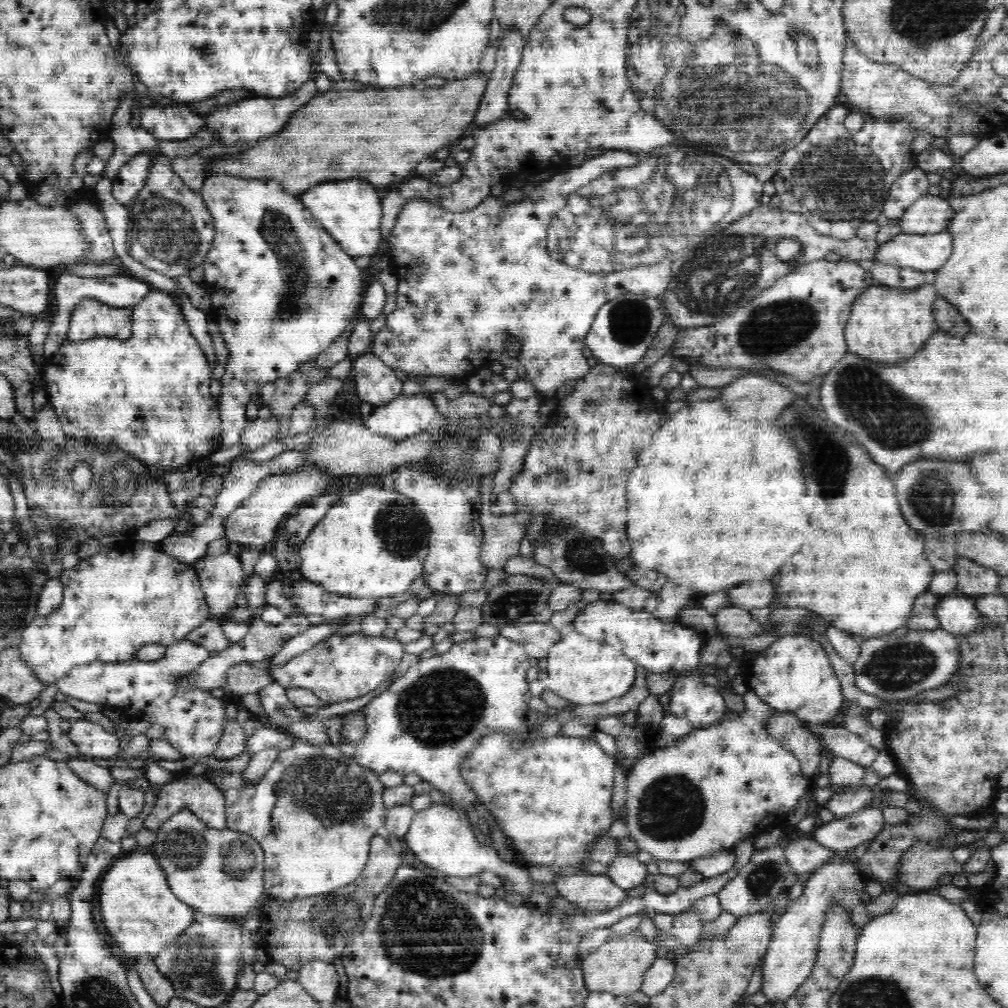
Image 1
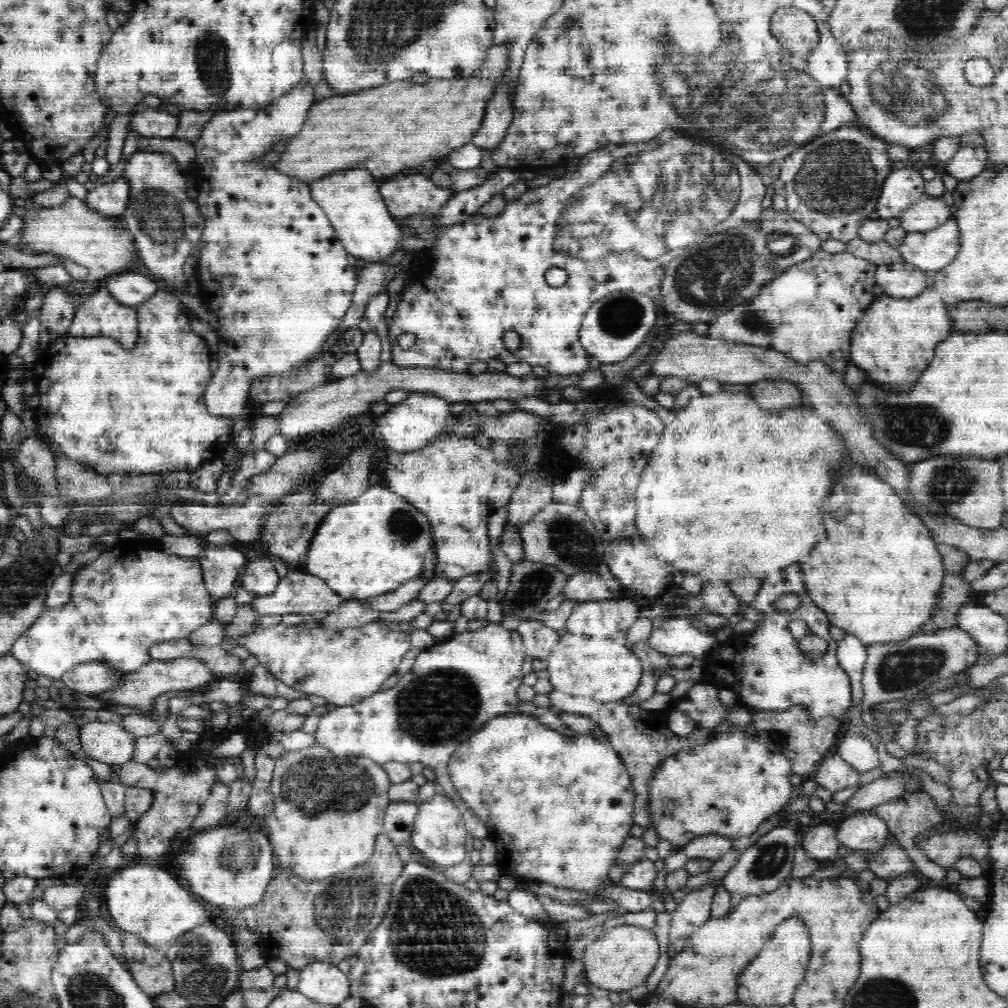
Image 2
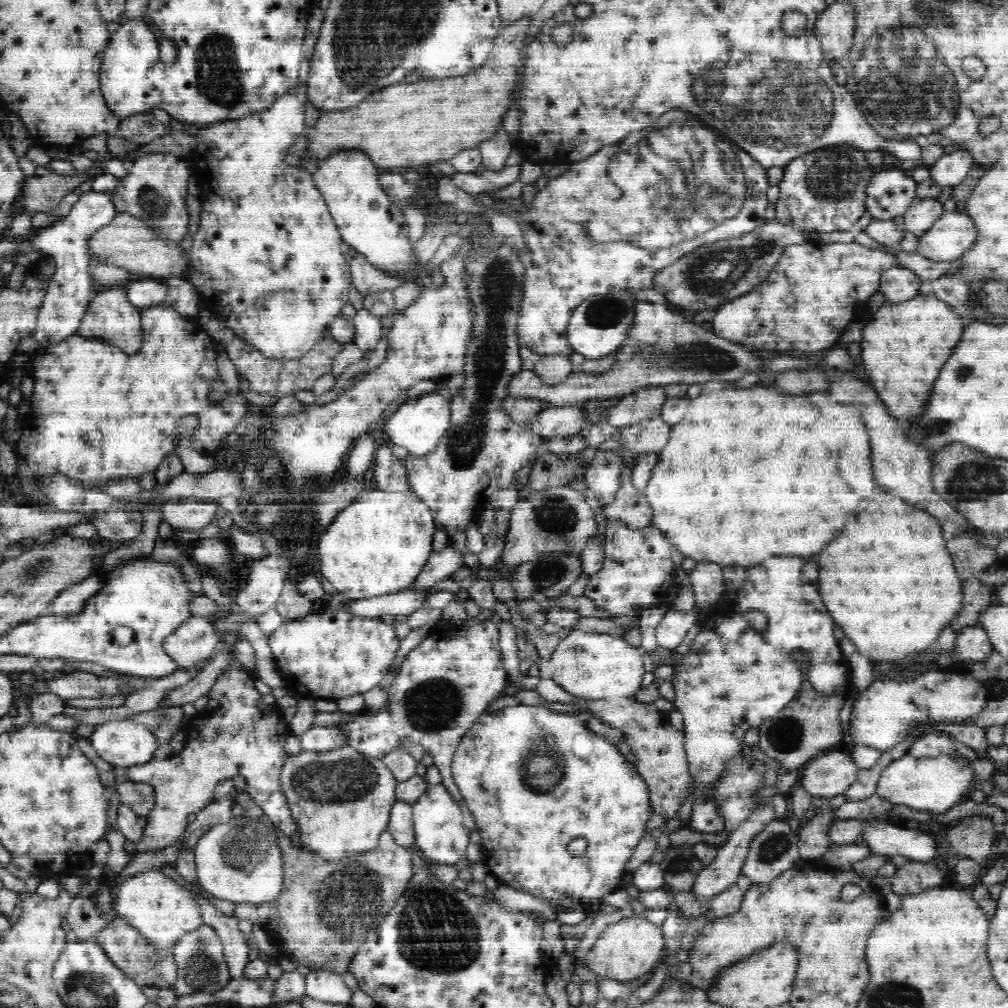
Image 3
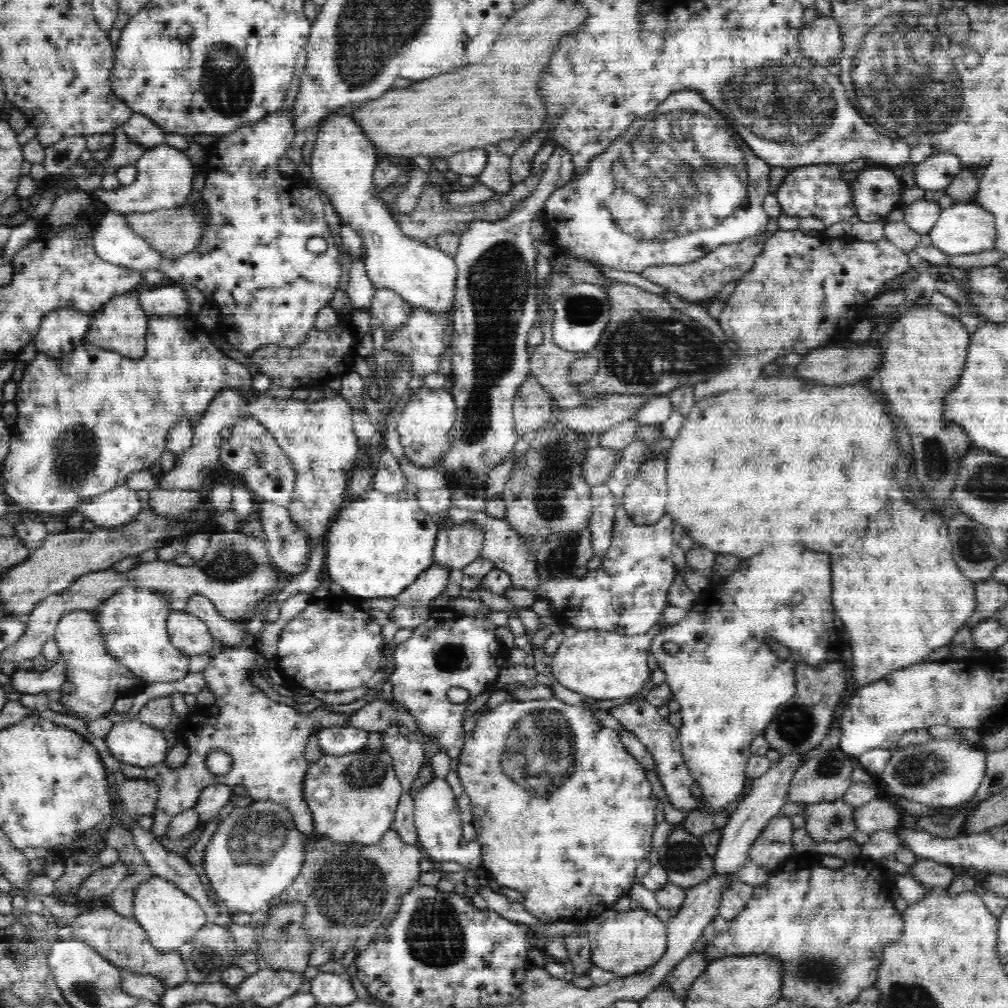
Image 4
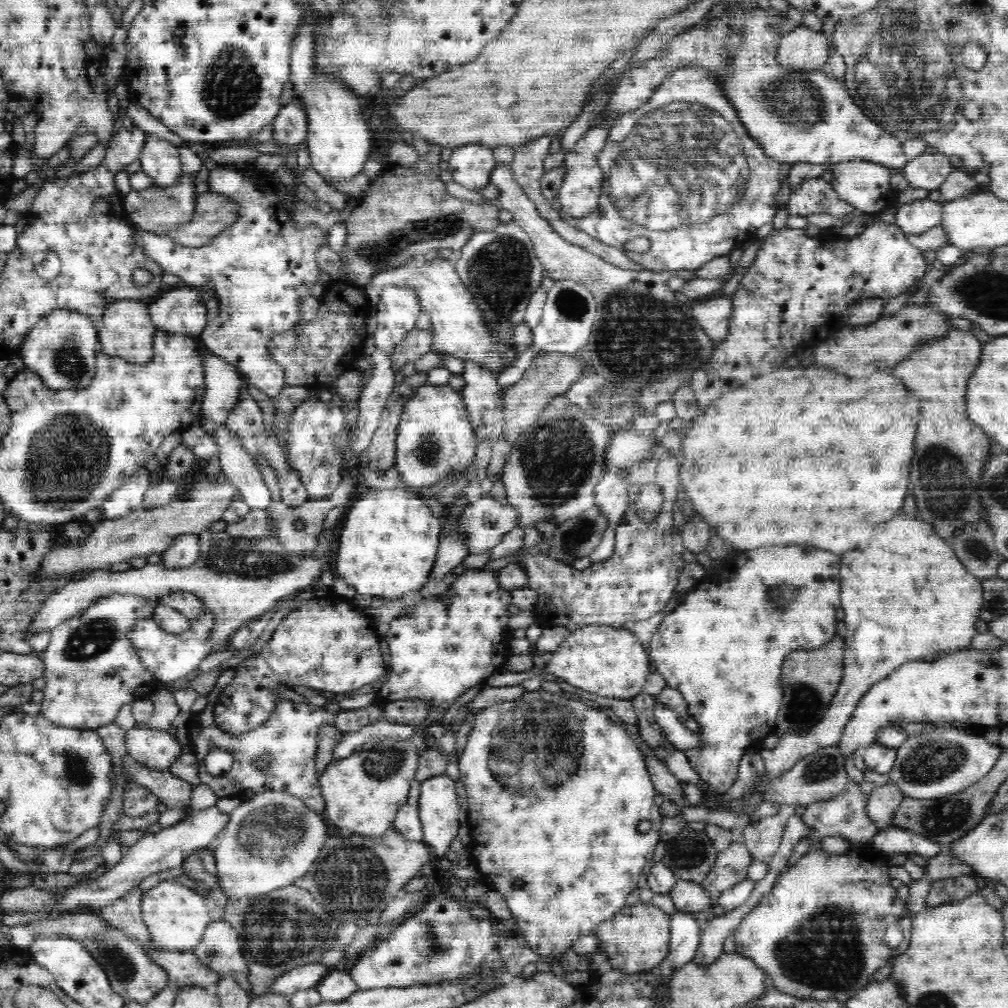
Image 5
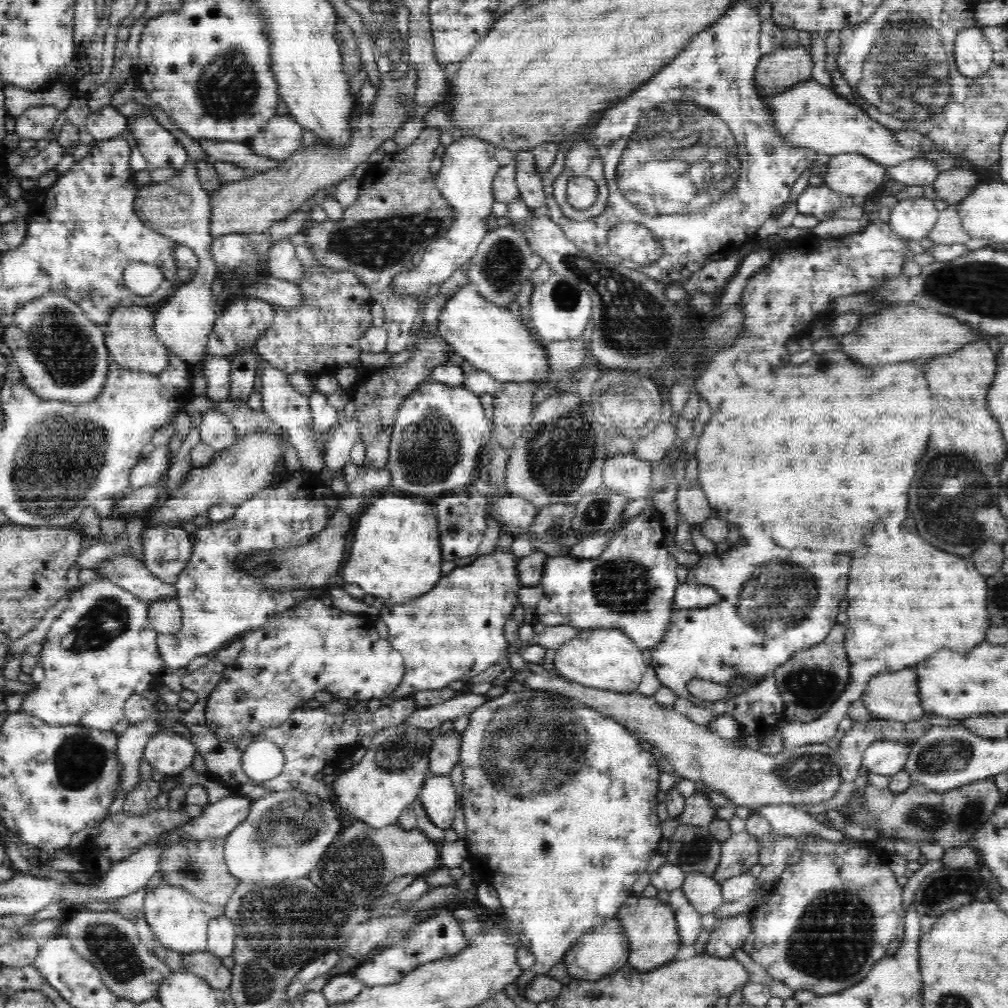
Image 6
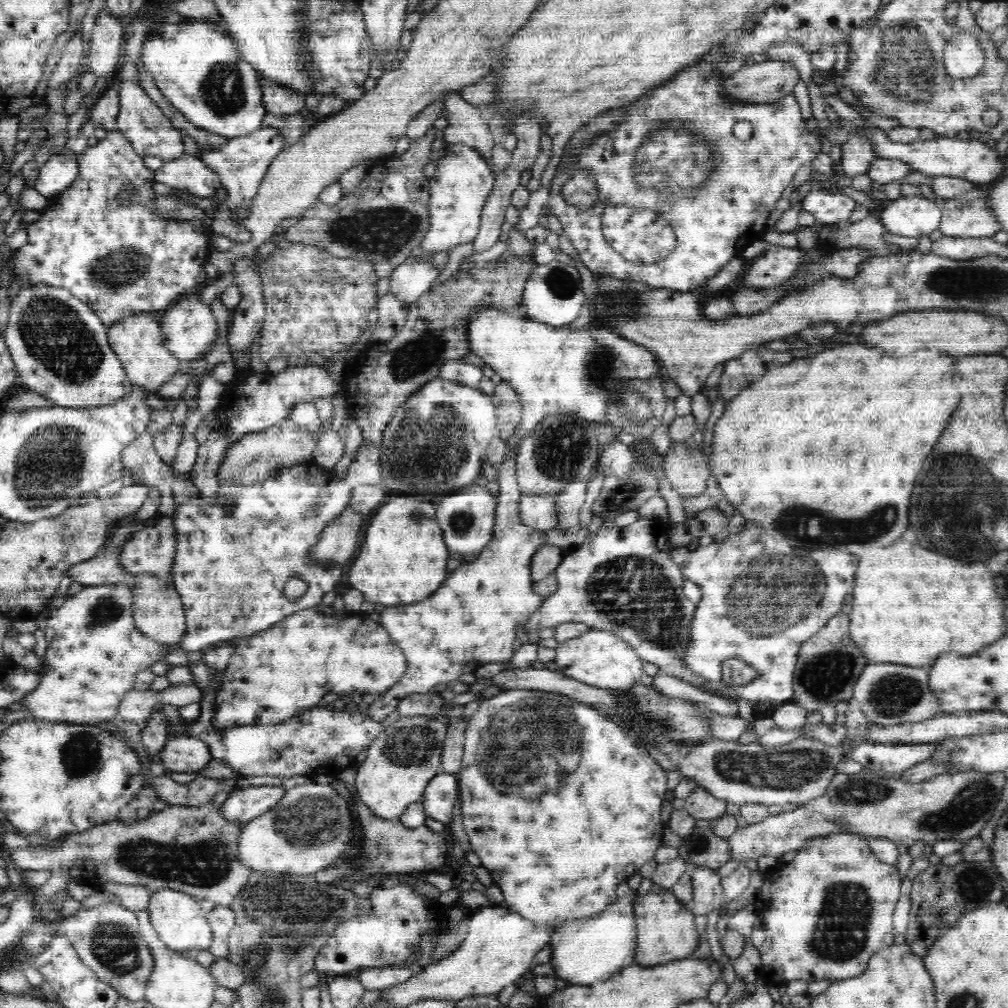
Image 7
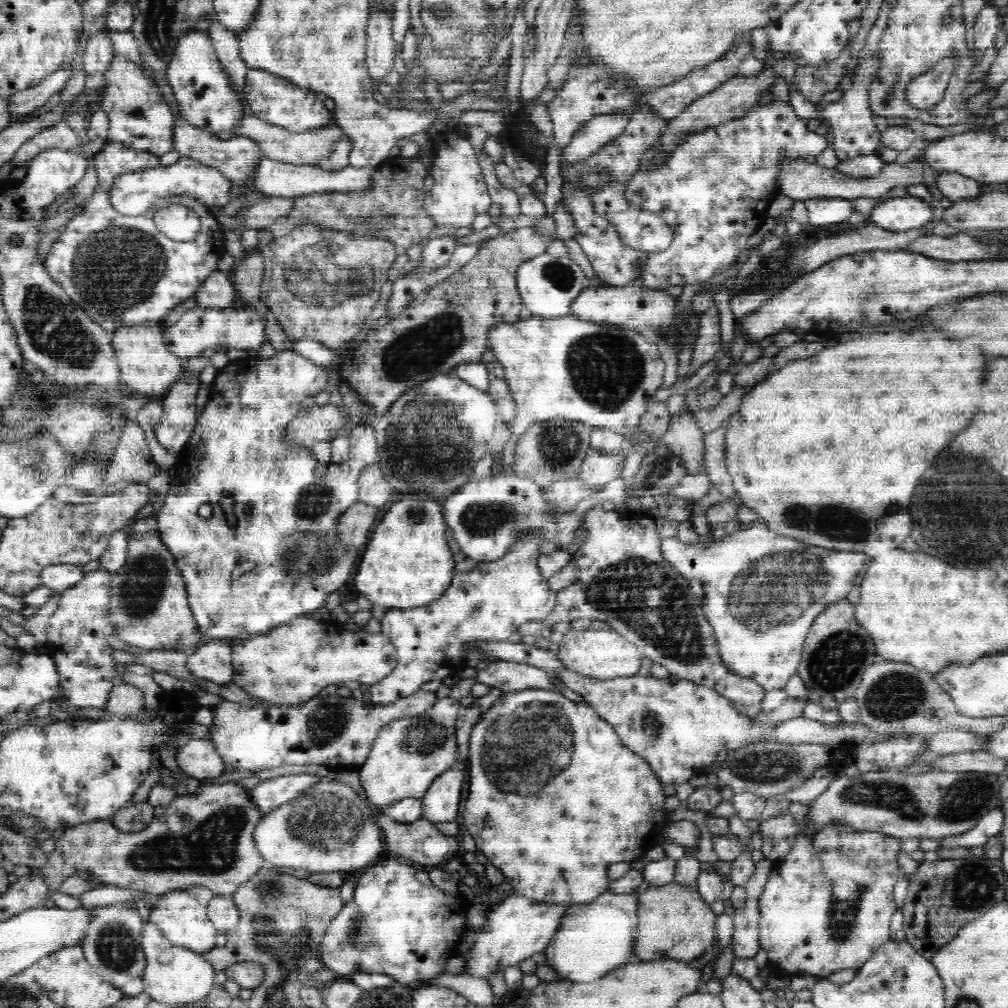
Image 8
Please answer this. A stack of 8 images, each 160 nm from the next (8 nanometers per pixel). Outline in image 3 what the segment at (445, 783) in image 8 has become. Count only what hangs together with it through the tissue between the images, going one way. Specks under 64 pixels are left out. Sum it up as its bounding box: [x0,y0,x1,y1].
[413,784,469,865]

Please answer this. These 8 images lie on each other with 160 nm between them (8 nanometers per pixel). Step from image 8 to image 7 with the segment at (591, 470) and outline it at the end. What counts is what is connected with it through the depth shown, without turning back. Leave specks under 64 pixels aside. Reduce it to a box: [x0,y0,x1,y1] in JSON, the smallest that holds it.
[555,479,590,533]

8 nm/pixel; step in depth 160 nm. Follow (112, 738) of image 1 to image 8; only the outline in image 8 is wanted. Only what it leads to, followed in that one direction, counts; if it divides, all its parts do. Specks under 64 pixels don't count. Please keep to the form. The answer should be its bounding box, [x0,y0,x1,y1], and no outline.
[176,739,226,780]

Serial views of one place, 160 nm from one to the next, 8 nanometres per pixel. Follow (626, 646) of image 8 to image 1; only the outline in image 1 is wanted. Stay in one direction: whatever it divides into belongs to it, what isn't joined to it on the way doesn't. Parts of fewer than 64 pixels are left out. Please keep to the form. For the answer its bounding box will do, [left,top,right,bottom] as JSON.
[544,631,636,706]

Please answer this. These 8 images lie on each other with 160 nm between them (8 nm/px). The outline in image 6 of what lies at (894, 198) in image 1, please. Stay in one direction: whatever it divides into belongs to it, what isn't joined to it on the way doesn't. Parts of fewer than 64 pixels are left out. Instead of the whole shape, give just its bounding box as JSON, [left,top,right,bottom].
[824,153,887,202]

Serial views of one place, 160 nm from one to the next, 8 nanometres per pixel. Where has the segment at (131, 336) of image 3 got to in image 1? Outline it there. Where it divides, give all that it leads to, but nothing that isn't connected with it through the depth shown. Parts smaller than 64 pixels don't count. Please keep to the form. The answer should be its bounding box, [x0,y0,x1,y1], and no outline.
[67,298,132,342]

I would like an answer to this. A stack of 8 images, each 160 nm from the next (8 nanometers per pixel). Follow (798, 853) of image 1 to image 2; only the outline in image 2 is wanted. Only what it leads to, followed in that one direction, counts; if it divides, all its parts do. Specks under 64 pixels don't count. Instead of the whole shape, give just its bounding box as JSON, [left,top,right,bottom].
[801,824,842,862]

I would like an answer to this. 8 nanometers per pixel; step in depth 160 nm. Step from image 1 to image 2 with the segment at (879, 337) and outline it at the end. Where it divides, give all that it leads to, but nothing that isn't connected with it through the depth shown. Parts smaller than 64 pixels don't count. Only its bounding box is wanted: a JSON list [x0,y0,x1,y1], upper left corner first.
[849,287,952,390]

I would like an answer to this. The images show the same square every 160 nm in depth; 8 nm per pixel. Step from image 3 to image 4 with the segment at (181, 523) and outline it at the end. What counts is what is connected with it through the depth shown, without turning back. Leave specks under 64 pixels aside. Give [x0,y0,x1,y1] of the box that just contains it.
[150,488,200,516]

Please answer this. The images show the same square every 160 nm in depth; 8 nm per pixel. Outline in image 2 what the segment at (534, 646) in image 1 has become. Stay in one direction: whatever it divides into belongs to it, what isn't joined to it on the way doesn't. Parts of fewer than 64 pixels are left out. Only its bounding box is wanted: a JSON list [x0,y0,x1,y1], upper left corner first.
[517,619,560,659]

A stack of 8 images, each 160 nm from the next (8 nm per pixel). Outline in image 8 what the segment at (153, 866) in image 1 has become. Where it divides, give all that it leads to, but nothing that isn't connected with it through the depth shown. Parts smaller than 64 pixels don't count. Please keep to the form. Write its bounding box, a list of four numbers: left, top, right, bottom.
[149,891,218,953]

